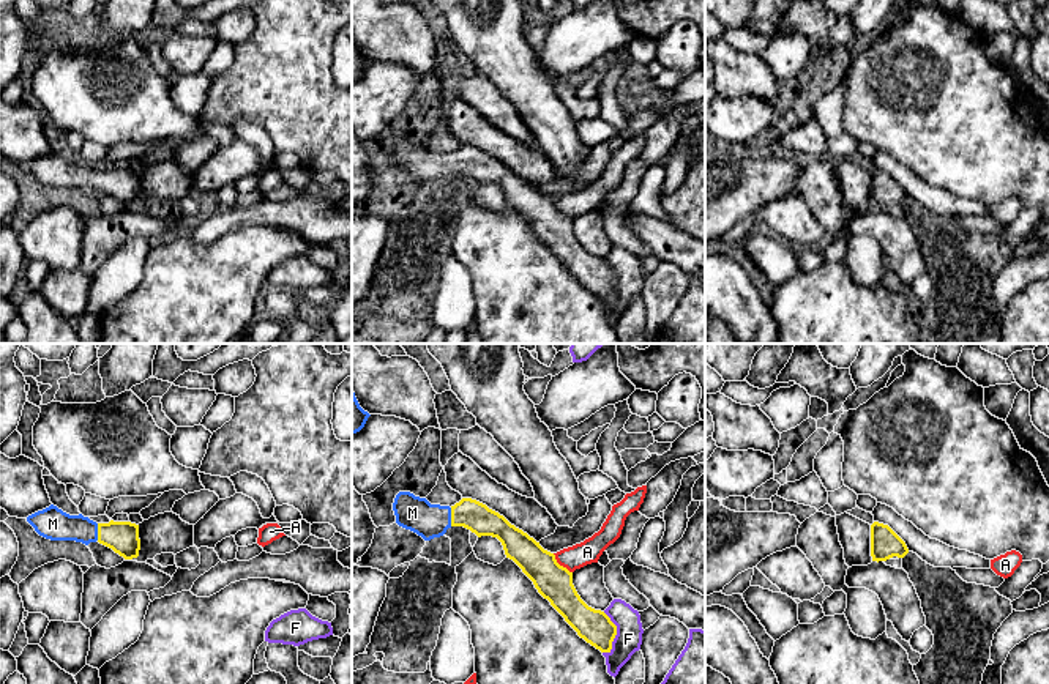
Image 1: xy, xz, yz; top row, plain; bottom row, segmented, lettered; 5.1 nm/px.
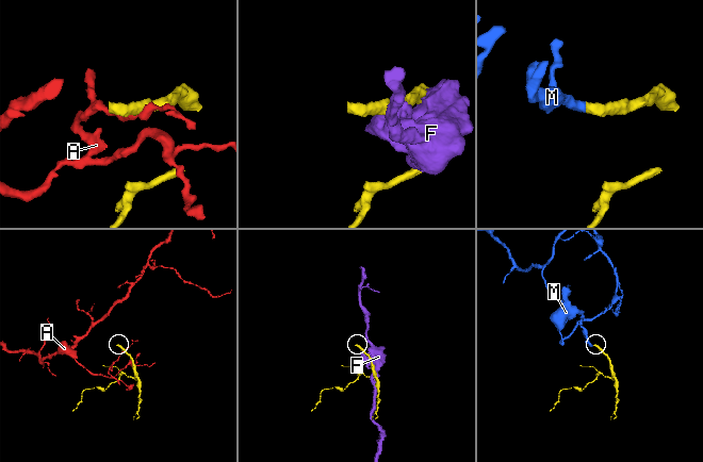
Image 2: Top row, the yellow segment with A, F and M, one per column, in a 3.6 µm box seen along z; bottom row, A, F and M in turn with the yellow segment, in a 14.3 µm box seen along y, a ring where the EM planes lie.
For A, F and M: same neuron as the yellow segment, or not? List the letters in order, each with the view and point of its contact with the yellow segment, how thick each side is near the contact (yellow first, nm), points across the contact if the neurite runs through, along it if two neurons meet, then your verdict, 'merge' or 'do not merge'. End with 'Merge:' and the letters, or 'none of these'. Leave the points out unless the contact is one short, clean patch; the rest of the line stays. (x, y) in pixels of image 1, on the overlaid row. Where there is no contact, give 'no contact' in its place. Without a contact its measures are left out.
A: xz (559, 565) | 190/120 nm | along xz (552, 553), (571, 572) | do not merge
F: xz (615, 632) | 170/140 nm | do not merge
M: xz (451, 517) | 150/180 nm | merge
Merge: M

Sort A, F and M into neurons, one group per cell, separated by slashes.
A / F / M

